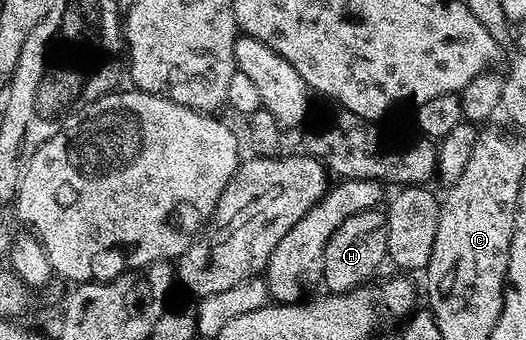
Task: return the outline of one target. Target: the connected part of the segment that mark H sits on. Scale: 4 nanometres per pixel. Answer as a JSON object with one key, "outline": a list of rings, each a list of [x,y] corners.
{"outline":[[[380,208],[368,209],[362,213],[351,215],[351,219],[343,219],[343,227],[331,235],[323,255],[323,285],[330,294],[349,293],[352,289],[360,289],[365,281],[381,264],[387,261],[387,227],[385,213]]]}

